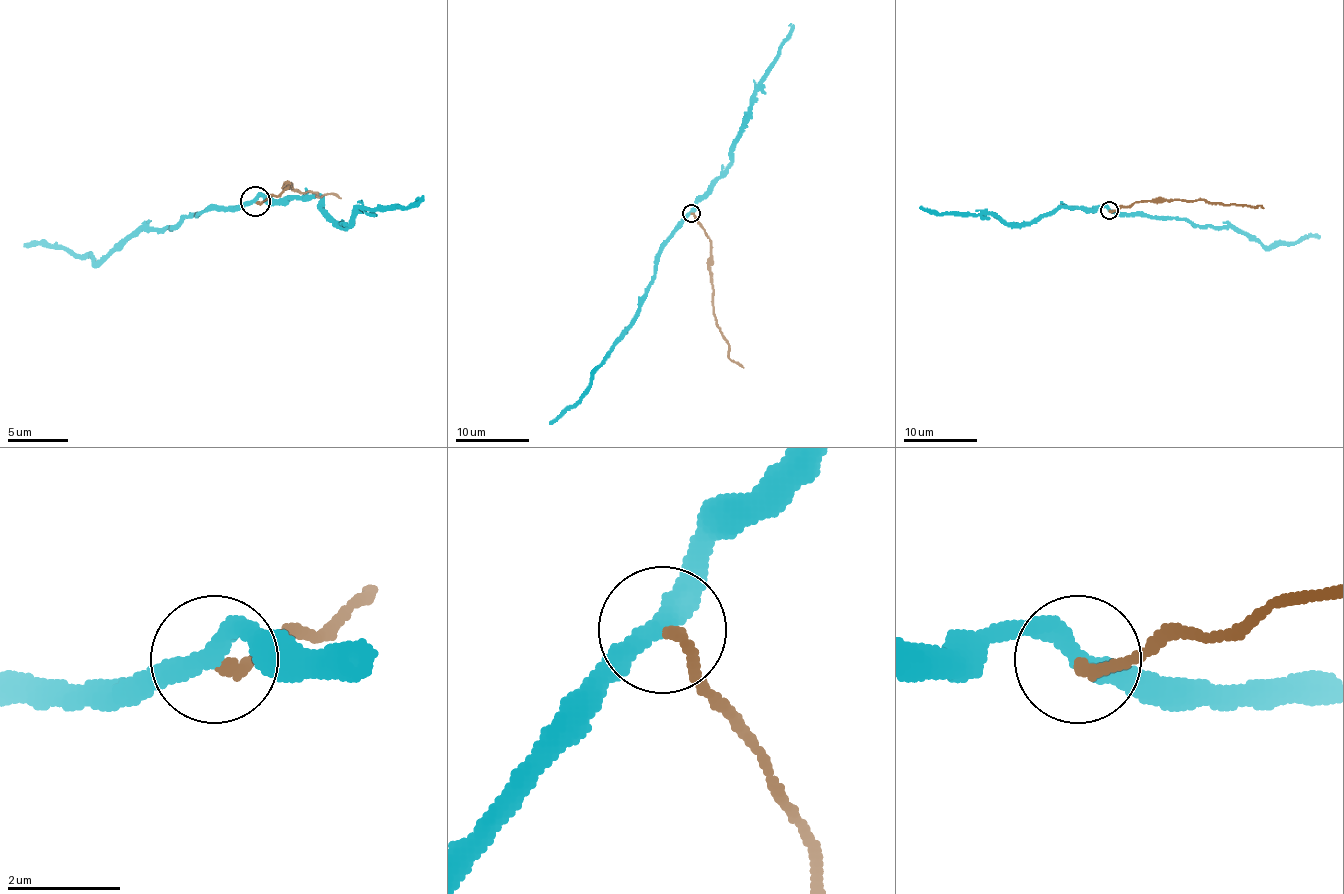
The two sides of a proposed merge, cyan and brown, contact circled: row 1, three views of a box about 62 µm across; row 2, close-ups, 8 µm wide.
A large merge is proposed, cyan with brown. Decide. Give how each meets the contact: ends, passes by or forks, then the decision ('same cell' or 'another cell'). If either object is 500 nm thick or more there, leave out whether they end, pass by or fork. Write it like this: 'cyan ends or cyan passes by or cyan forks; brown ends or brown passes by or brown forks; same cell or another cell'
cyan passes by; brown ends; another cell

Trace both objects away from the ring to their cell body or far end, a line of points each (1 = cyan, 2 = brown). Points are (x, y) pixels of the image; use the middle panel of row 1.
1: (691, 212), (662, 249), (653, 284), (634, 323), (596, 369), (592, 384), (550, 424)
2: (691, 212), (710, 240), (715, 325), (728, 345), (728, 356), (743, 367)

